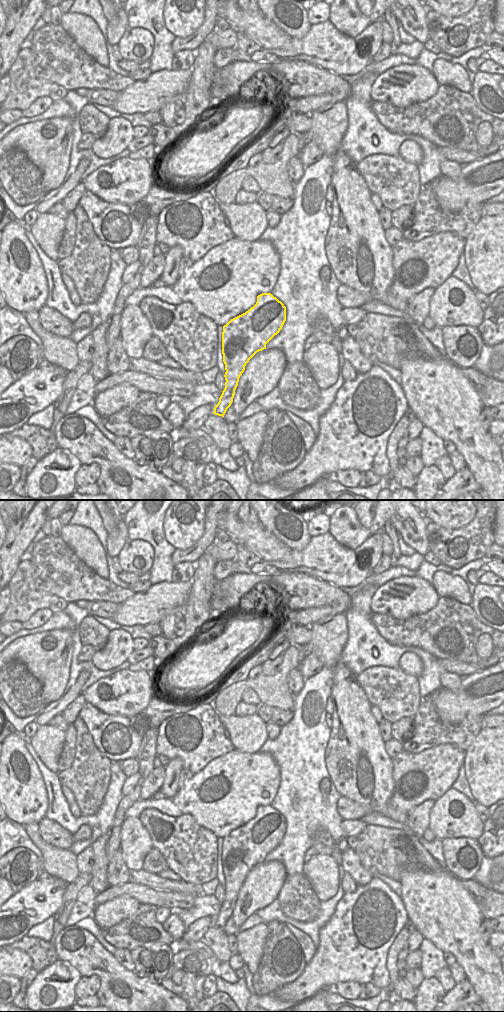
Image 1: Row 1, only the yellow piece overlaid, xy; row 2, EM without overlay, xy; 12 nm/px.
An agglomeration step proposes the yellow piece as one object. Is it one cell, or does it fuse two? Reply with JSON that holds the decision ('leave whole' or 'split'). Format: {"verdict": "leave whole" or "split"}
{"verdict": "leave whole"}

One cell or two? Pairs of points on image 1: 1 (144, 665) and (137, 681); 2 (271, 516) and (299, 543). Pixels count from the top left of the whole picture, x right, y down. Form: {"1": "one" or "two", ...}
{"1": "two", "2": "one"}

